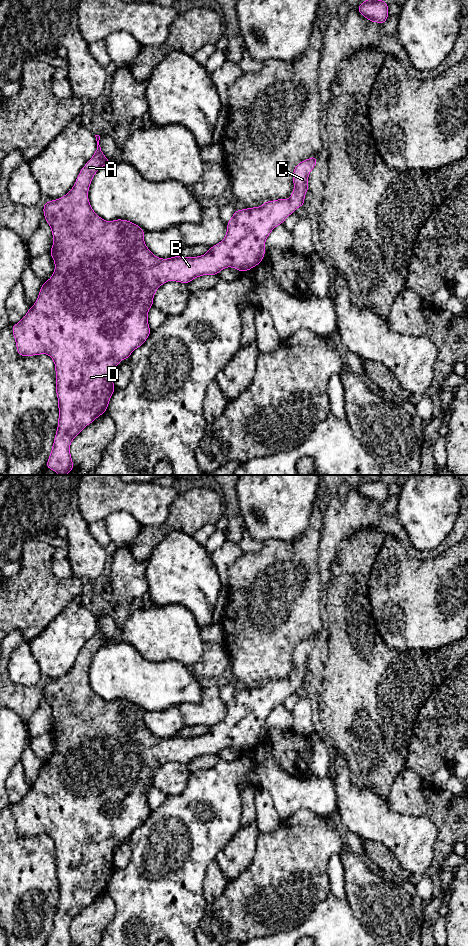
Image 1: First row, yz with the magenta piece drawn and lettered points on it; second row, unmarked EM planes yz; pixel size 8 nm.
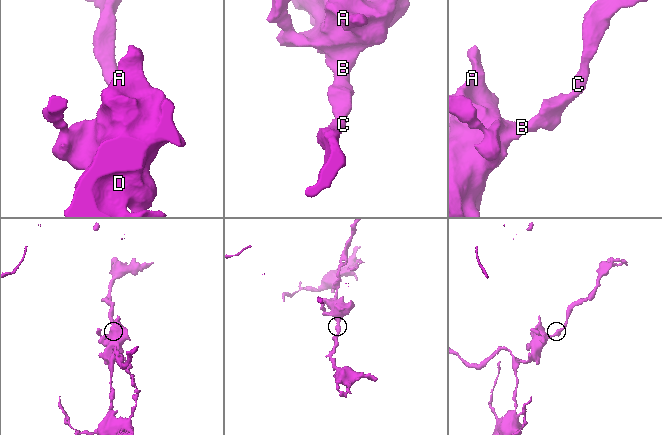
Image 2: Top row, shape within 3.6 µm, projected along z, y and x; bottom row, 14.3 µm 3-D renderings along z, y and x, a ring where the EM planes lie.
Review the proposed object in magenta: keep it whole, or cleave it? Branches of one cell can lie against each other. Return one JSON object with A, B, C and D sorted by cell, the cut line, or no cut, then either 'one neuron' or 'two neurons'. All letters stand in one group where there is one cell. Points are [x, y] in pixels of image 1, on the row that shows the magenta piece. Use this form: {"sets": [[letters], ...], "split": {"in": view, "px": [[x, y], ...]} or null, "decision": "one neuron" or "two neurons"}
{"sets": [["A", "B", "C", "D"]], "split": null, "decision": "one neuron"}

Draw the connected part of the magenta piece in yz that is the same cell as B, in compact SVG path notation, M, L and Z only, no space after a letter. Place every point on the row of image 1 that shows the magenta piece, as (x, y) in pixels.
M95 135L95 137L96 152L80 170L72 189L59 199L44 202L45 221L49 224L53 235L50 255L54 260L55 270L52 277L41 286L36 303L29 307L27 314L17 324L12 325L17 352L20 356L47 354L55 363L59 417L46 468L54 470L59 475L67 475L74 469L70 454L72 440L87 425L106 412L110 398L116 389L113 384L115 367L122 360L129 358L131 353L142 346L150 335L148 310L153 306L156 290L167 281L188 284L196 277L218 275L227 267L245 272L257 266L265 256L264 246L268 235L276 226L283 224L298 207L305 205L305 194L309 190L308 176L317 163L317 156L313 156L294 167L292 176L294 190L289 199L266 201L260 207L235 210L227 223L225 238L210 247L206 254L197 257L176 255L162 259L155 256L145 245L145 231L140 226L122 219L108 222L93 211L88 199L91 181L101 167L111 162L101 150L100 136Z

